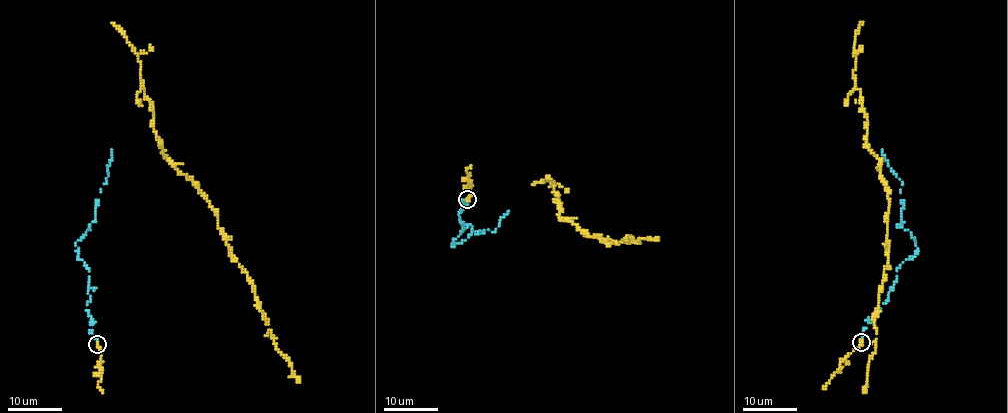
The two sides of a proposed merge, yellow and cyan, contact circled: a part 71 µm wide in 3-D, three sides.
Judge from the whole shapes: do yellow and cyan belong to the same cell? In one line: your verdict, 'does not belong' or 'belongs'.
belongs

